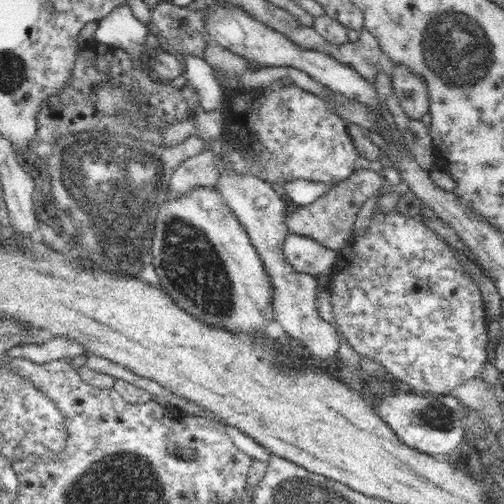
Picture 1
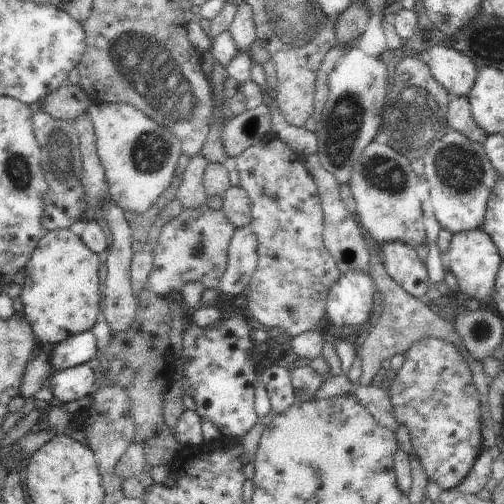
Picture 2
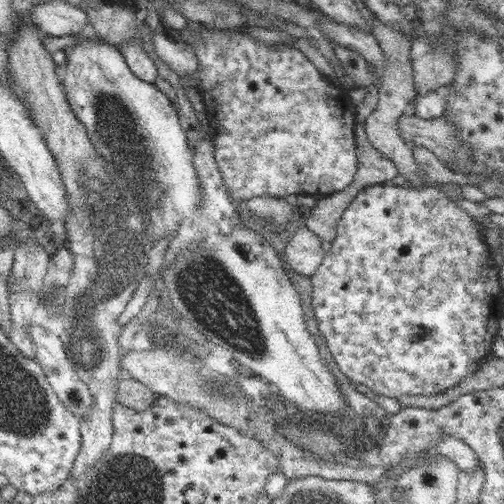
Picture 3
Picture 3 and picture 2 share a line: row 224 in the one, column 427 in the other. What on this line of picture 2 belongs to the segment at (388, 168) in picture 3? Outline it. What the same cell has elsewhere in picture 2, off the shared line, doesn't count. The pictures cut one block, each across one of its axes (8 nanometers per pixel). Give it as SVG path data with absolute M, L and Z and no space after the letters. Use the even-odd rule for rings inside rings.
M375 264L371 276L373 276L373 286L375 286L375 290L383 290L383 312L381 312L377 324L375 324L373 328L367 328L367 334L365 334L365 338L363 338L365 342L363 342L361 346L357 346L357 356L361 358L361 366L359 366L359 368L361 368L359 388L371 386L371 384L373 384L373 376L381 370L381 362L391 360L391 358L397 356L397 354L403 356L405 350L407 350L411 344L421 342L421 340L425 340L425 338L443 340L445 344L453 344L453 346L459 350L459 354L463 356L467 368L471 370L471 374L473 374L473 384L475 384L477 394L479 394L479 404L481 404L479 410L481 410L481 418L485 418L485 416L489 414L487 386L489 386L491 378L485 376L483 366L481 366L481 364L467 352L467 348L461 344L461 338L459 338L457 332L453 330L453 322L447 320L447 318L441 318L441 316L433 314L433 312L427 308L427 304L425 304L423 298L417 300L417 298L413 298L411 294L403 292L403 290L401 290L401 288L387 276L383 264Z

